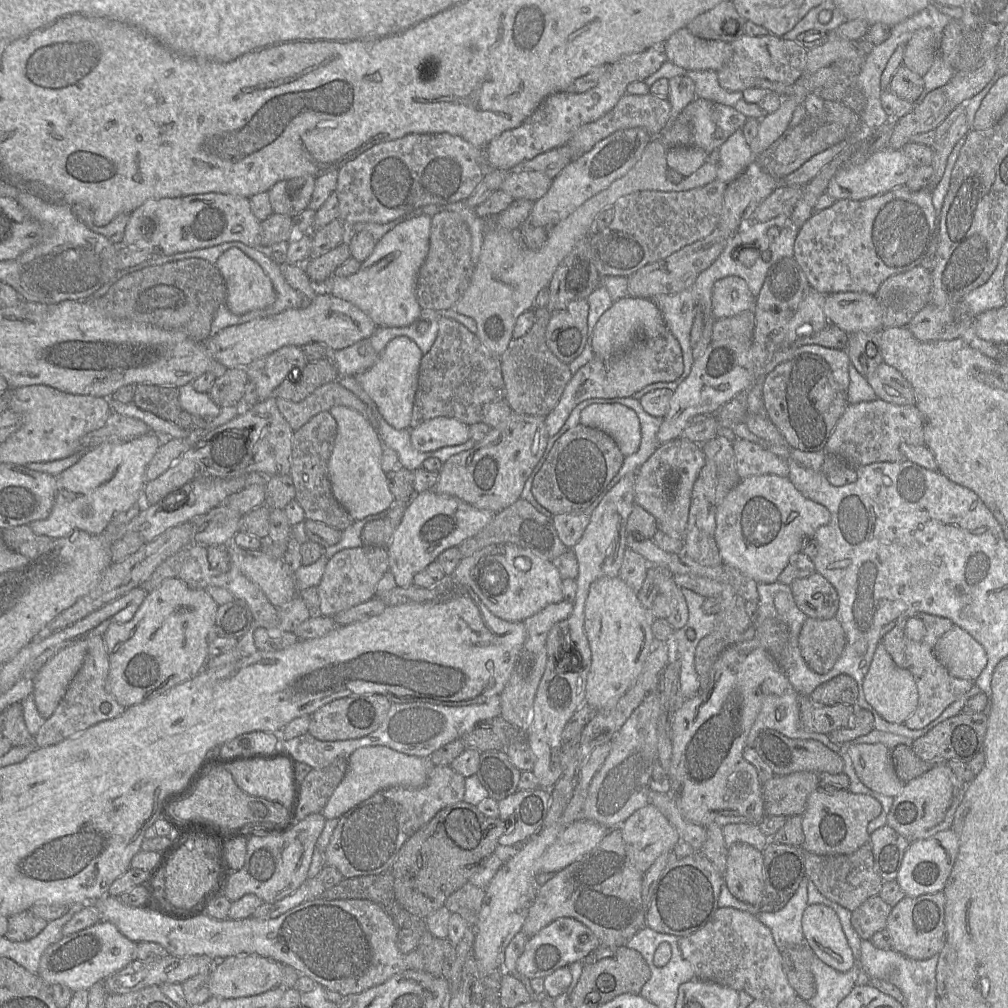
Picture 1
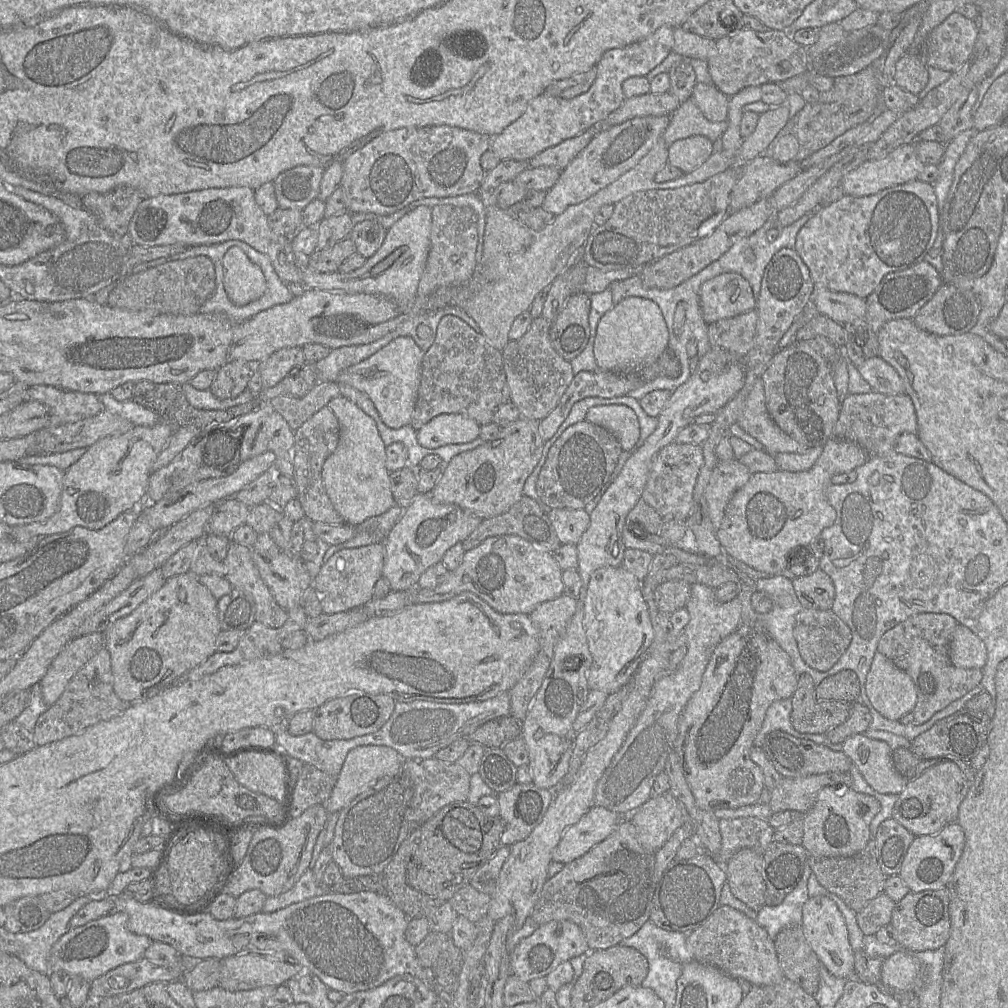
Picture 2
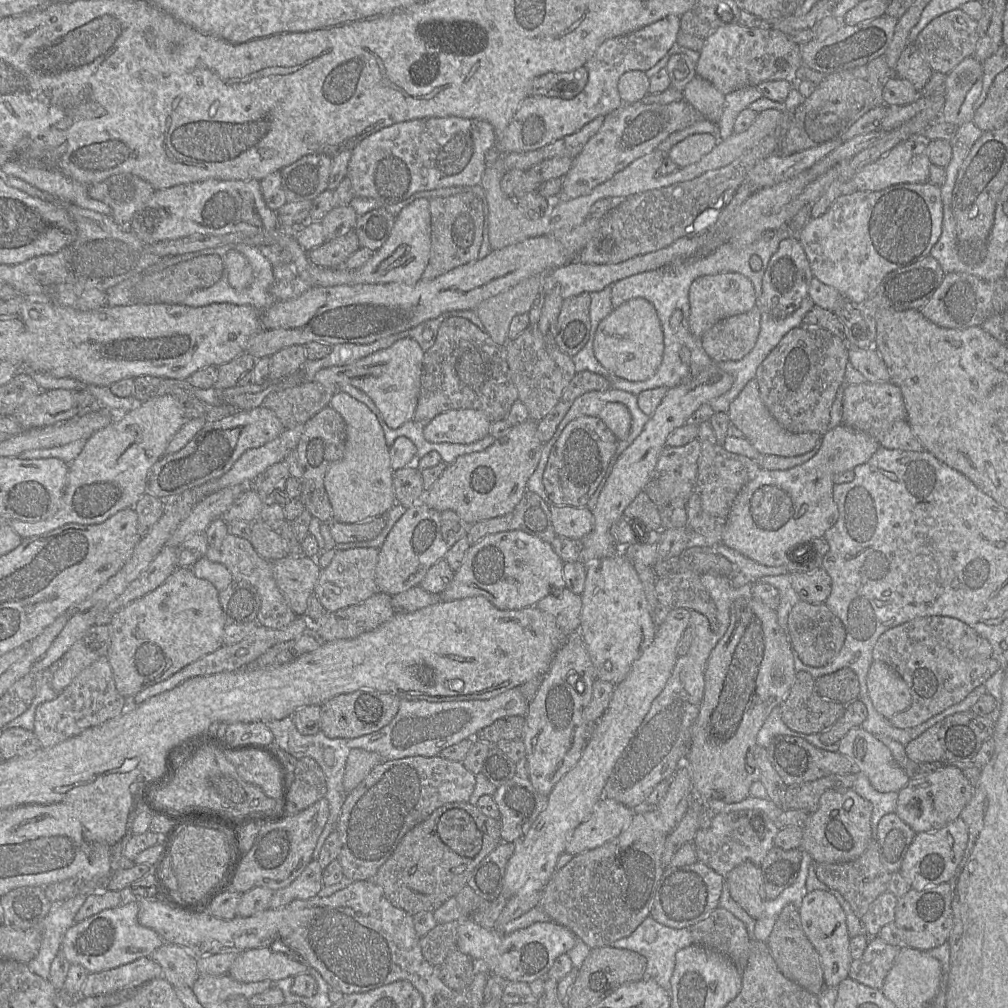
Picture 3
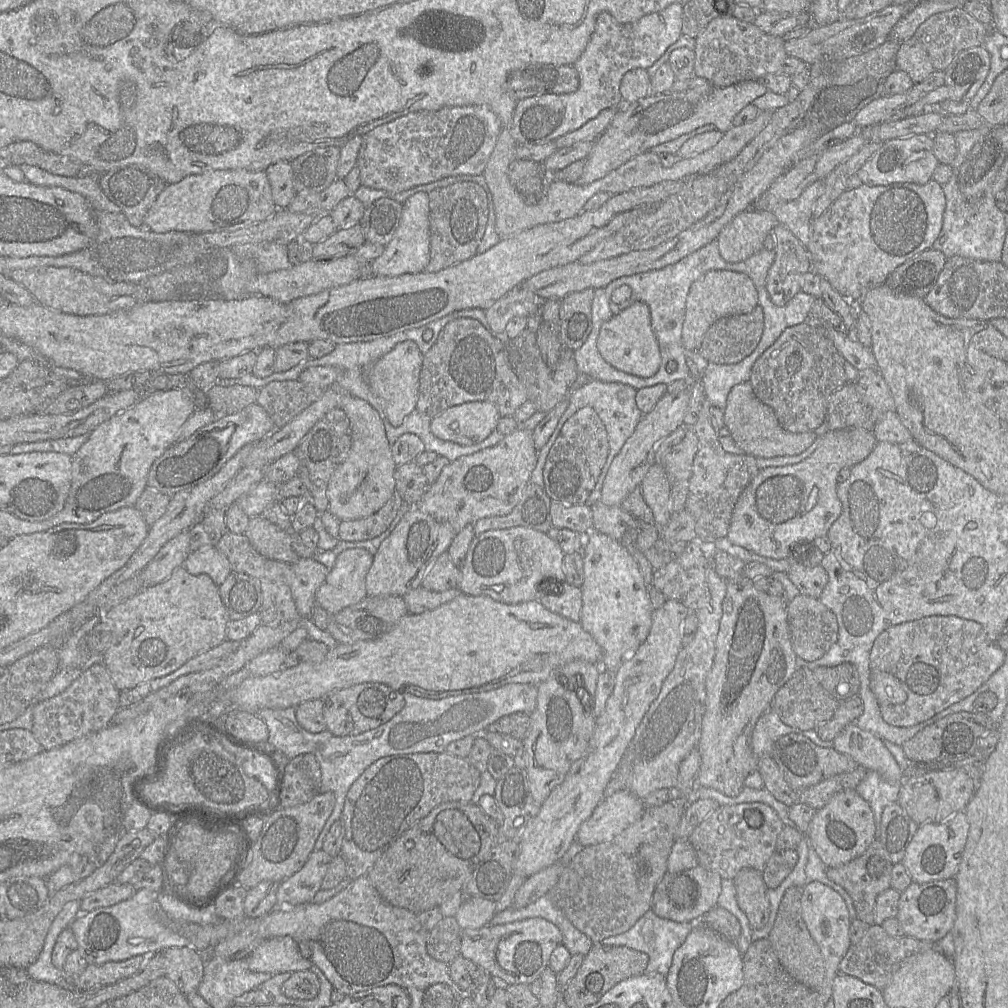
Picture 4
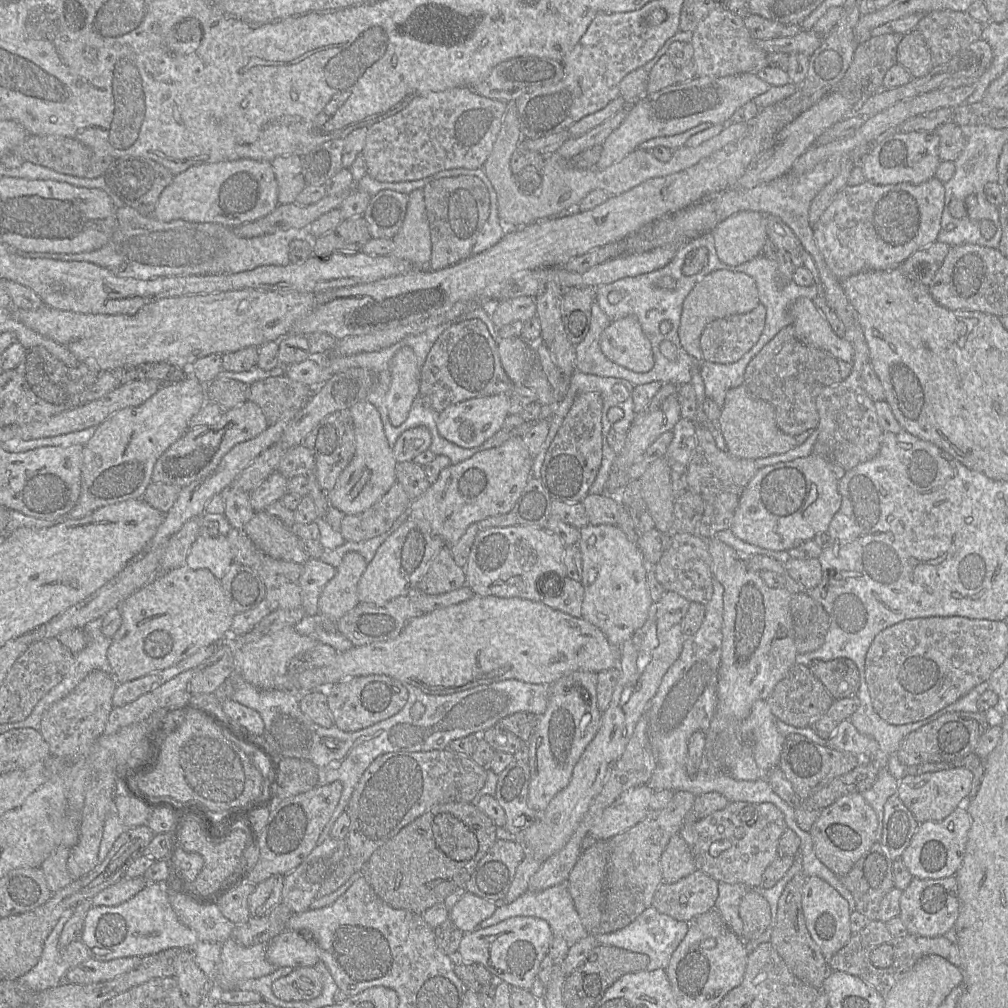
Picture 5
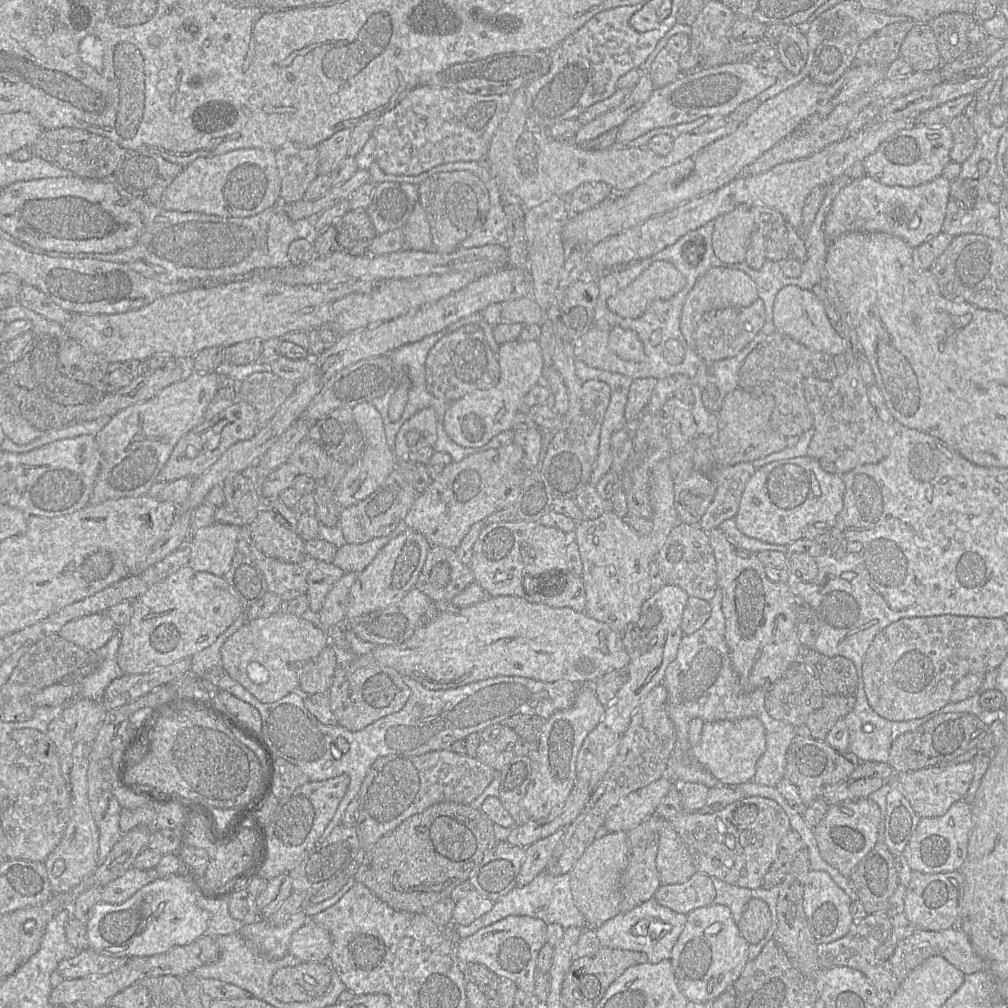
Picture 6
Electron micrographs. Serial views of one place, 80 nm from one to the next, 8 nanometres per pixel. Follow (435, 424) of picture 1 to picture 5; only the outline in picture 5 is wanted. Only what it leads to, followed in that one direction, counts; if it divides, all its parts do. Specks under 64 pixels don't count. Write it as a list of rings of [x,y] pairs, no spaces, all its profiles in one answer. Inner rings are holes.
[[[505,393],[471,398],[450,405],[440,412],[437,418],[437,429],[448,441],[463,448],[474,448],[503,429],[504,421],[509,415],[509,408],[510,398]]]

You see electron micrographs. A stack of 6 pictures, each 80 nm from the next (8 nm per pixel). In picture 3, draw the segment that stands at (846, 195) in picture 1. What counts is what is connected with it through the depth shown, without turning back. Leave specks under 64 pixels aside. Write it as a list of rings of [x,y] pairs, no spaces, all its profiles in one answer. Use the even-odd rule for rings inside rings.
[[[911,138],[901,142],[886,155],[865,165],[852,178],[856,191],[879,191],[896,184],[928,182],[931,162],[927,156],[927,141],[924,138]]]

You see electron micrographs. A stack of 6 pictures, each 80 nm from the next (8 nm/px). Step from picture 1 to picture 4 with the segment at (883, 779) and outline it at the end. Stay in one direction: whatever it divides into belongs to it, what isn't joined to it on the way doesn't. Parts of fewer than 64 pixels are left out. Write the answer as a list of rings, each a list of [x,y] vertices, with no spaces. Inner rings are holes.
[[[855,723],[847,725],[832,741],[833,749],[852,757],[859,766],[876,771],[889,782],[901,782],[904,773],[881,738],[862,730]]]

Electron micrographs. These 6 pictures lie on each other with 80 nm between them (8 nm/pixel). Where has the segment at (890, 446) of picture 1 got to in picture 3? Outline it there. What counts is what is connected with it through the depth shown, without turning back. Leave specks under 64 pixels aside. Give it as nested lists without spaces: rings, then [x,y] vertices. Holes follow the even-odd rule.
[[[891,382],[846,385],[842,402],[842,424],[858,431],[864,432],[877,440],[879,435],[883,435],[890,427],[899,420],[906,420],[907,412],[900,388]]]

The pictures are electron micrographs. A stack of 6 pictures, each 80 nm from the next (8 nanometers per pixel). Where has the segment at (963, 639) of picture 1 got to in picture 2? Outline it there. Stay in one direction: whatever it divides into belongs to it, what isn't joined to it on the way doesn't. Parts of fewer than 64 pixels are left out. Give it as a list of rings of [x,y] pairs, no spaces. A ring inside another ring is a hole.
[[[958,624],[950,638],[949,657],[957,667],[982,669],[987,661],[987,649],[975,633]]]

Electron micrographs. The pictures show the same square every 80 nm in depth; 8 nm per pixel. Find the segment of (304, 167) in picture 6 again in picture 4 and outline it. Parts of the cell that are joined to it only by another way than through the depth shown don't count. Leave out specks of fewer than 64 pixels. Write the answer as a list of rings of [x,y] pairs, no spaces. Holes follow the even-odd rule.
[[[279,161],[271,164],[265,172],[275,205],[278,209],[288,207],[296,196],[291,161]]]

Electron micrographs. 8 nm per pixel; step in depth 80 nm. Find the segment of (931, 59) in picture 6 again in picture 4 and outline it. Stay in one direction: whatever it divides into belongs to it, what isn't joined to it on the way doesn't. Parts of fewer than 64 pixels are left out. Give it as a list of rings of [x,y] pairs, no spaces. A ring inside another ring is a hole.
[[[915,36],[900,44],[896,67],[906,72],[914,83],[923,82],[935,71],[925,47]]]

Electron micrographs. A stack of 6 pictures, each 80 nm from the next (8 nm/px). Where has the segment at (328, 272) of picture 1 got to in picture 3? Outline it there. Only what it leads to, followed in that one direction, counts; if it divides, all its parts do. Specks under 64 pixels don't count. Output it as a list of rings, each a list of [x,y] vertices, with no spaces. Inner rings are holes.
[[[354,229],[346,234],[325,241],[320,246],[308,252],[312,263],[323,268],[344,268],[343,265],[350,255],[360,248]]]

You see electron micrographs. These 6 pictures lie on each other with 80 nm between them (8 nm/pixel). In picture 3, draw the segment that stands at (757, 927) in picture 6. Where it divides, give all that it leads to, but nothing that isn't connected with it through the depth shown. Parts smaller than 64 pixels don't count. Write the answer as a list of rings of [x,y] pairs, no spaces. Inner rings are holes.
[[[745,861],[734,867],[726,876],[732,898],[751,917],[759,919],[767,898],[764,892],[763,875],[760,866]]]

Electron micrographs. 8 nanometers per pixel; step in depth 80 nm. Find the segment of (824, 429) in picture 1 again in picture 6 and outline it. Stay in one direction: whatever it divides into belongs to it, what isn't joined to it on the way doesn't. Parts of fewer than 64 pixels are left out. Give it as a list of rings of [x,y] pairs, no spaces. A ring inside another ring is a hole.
[[[780,332],[769,335],[745,358],[740,370],[738,388],[752,395],[771,394],[775,406],[770,417],[771,428],[784,437],[800,436],[813,427],[814,418],[804,396],[803,380],[813,376],[823,381],[837,377],[831,355],[809,349]]]

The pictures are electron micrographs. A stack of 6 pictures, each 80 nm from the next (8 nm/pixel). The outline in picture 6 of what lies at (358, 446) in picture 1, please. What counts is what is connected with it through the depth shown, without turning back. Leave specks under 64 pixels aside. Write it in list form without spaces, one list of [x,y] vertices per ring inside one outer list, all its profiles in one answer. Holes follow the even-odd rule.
[[[372,403],[353,407],[355,421],[365,438],[365,449],[360,459],[346,472],[335,495],[342,508],[353,506],[367,498],[387,479],[397,467],[397,457],[387,443],[384,423],[380,412]]]

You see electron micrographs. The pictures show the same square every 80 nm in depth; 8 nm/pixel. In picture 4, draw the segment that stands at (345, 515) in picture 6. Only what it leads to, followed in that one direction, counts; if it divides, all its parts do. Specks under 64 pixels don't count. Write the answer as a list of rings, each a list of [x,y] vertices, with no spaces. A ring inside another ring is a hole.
[[[395,492],[376,513],[362,519],[341,521],[339,539],[358,542],[378,537],[388,529],[403,503],[403,499]]]

